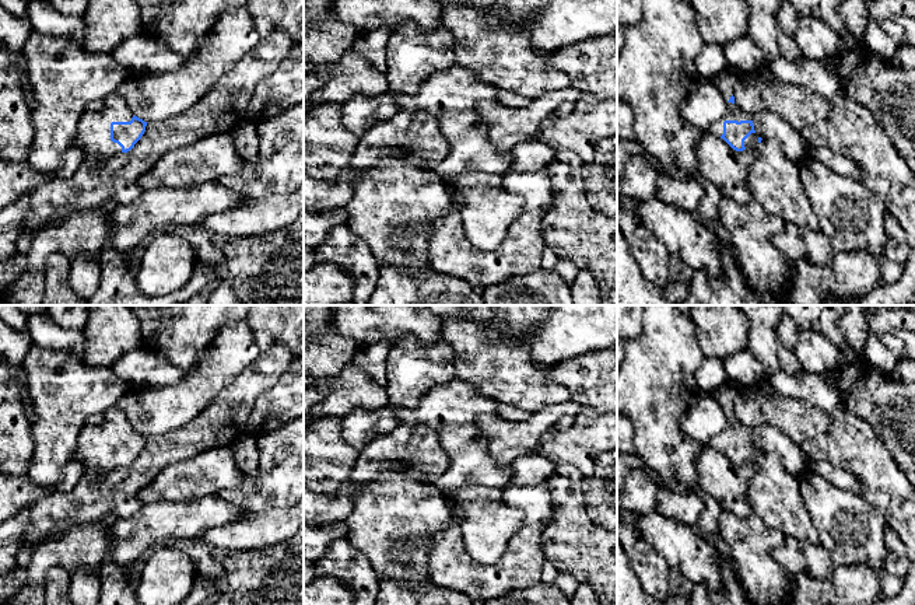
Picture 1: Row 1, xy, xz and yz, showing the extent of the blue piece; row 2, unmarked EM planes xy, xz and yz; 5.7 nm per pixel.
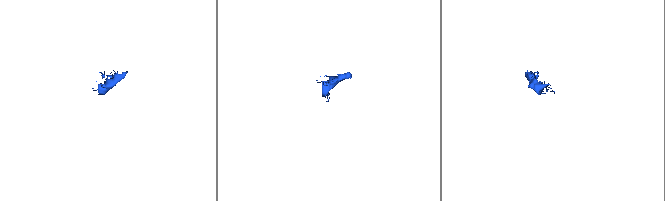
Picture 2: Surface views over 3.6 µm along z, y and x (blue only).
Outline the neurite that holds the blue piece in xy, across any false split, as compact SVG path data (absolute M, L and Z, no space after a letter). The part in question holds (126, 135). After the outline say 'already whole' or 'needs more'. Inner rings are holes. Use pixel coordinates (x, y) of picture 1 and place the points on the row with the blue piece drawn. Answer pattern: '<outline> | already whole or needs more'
M113 91L99 112L85 112L77 127L76 146L83 151L84 161L104 164L108 158L130 151L146 132L147 122L134 116L120 95Z | needs more

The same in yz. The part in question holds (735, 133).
M728 66L711 78L726 99L728 109L709 126L709 132L736 151L757 150L756 161L747 172L747 189L765 211L795 224L800 232L818 230L818 217L802 188L799 161L786 157L774 140L756 134L753 115L735 105L736 77Z | needs more

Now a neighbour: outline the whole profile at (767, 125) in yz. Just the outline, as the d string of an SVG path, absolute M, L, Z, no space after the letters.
M762 111L754 113L751 120L758 137L774 140L783 154L792 160L799 161L803 158L806 144L802 134L779 115Z

